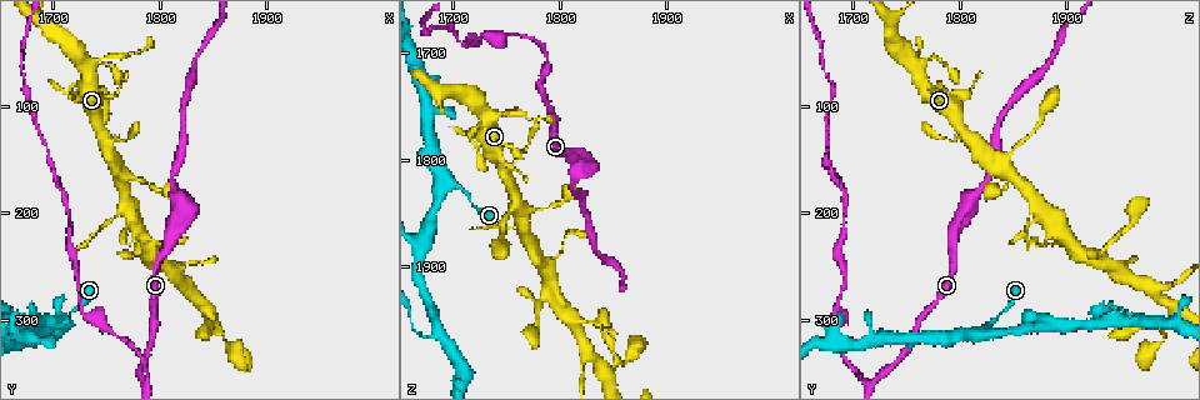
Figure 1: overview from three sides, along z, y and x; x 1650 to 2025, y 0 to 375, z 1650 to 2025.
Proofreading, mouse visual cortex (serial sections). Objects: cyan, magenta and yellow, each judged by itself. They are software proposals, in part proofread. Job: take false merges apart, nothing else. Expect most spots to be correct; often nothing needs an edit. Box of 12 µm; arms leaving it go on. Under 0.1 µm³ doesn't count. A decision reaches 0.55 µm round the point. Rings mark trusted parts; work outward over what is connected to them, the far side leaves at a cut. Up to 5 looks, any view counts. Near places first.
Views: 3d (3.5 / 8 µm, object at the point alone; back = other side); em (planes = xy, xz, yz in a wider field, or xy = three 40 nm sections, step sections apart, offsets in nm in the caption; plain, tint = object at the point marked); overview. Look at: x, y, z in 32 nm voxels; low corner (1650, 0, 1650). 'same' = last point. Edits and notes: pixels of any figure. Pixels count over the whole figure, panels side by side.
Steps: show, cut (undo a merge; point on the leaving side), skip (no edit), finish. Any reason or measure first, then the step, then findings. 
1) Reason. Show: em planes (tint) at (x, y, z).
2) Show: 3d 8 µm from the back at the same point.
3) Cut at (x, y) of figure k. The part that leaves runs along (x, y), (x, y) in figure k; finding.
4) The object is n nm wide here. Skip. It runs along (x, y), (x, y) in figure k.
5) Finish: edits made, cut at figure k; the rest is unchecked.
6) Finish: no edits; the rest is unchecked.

Three-way junction. Show: 3d 3.5 µm at (1790, 352, 1704).

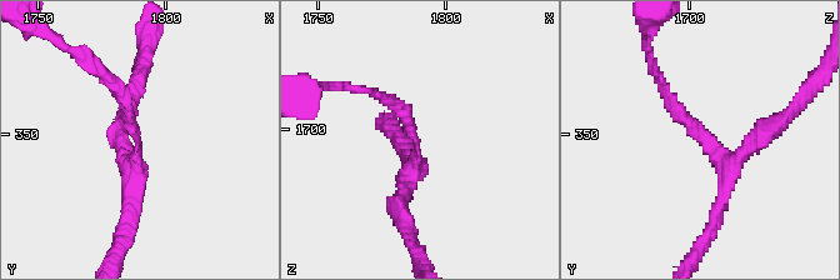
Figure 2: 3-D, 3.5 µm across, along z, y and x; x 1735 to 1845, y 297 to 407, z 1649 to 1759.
Shape alone is not enough. Show: em xy step 5 (tint) at (1789, 352, 1705).

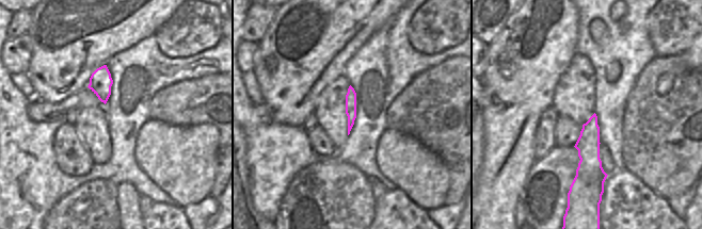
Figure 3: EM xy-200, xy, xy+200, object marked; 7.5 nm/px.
The arms are 200, 200, 200 nm wide. Skip. It runs along (764, 135), (723, 161), (659, 78) in figure 2; all the same cell.

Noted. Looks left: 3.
Side arm on a straight run. Show: 3d 3.5 µm at (1688, 302, 1964).

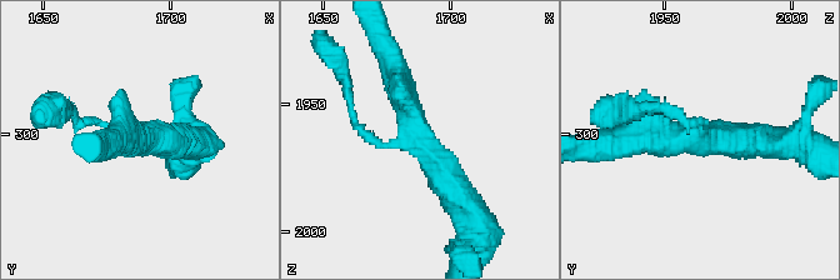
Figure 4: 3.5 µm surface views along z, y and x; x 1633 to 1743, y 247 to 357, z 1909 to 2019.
3 arms meet here; the arms are 150, 350, 450 nm wide. Show: em xy step 2 (tint) at (1687, 300, 1964).

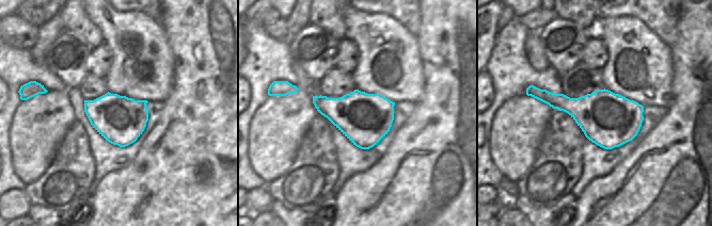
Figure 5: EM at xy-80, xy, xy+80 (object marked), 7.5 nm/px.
Skip. It runs along (389, 60), (416, 138), (463, 201) in figure 4; one cell here.

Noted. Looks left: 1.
Finish: no edits; the rest is unchecked.

